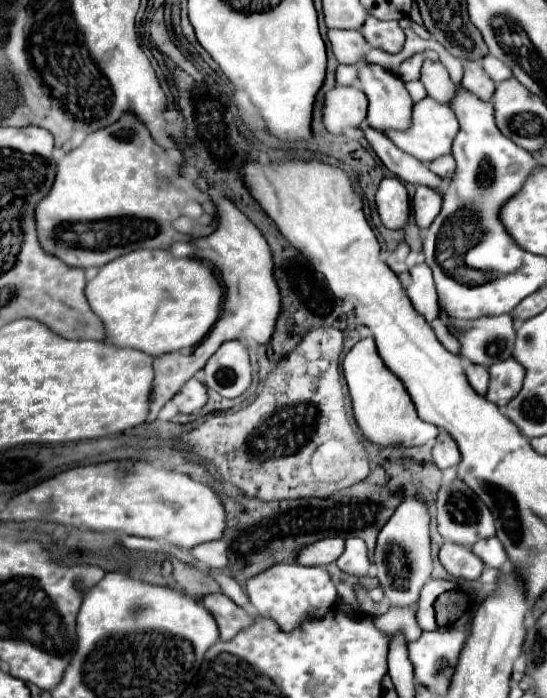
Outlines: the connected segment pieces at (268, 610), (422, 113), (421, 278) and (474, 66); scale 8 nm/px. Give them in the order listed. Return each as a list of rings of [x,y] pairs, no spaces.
[[[274,564],[252,576],[244,584],[244,592],[260,616],[274,620],[284,632],[292,632],[308,618],[322,618],[336,602],[336,586],[324,568],[306,568],[300,564]]]
[[[426,96],[424,100],[420,100],[412,106],[412,124],[408,130],[402,130],[402,132],[386,130],[384,134],[406,154],[418,158],[420,162],[432,162],[438,156],[444,156],[450,152],[456,132],[458,132],[458,124],[456,124],[456,116],[452,116],[452,110],[446,104],[440,104],[440,102],[432,100],[430,96]]]
[[[418,264],[410,268],[412,284],[408,286],[408,298],[412,300],[418,314],[422,314],[428,322],[436,320],[440,314],[438,294],[432,280],[432,270],[426,264]]]
[[[468,62],[464,66],[462,86],[468,88],[470,92],[474,92],[476,96],[480,96],[482,100],[490,100],[492,98],[492,92],[496,90],[496,84],[484,72],[484,68],[482,68],[480,62]]]

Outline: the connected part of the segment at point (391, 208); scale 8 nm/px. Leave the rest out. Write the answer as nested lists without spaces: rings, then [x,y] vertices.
[[[384,178],[376,192],[376,206],[382,224],[390,230],[400,230],[410,216],[410,200],[404,184],[398,178]]]

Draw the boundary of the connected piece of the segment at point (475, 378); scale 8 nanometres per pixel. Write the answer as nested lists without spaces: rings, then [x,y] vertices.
[[[466,364],[466,376],[468,376],[470,386],[480,396],[486,396],[486,392],[488,392],[488,370],[484,366],[478,366],[478,364]]]

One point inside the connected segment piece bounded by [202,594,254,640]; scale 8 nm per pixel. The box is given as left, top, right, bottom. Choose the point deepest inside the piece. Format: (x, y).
(231, 619)

